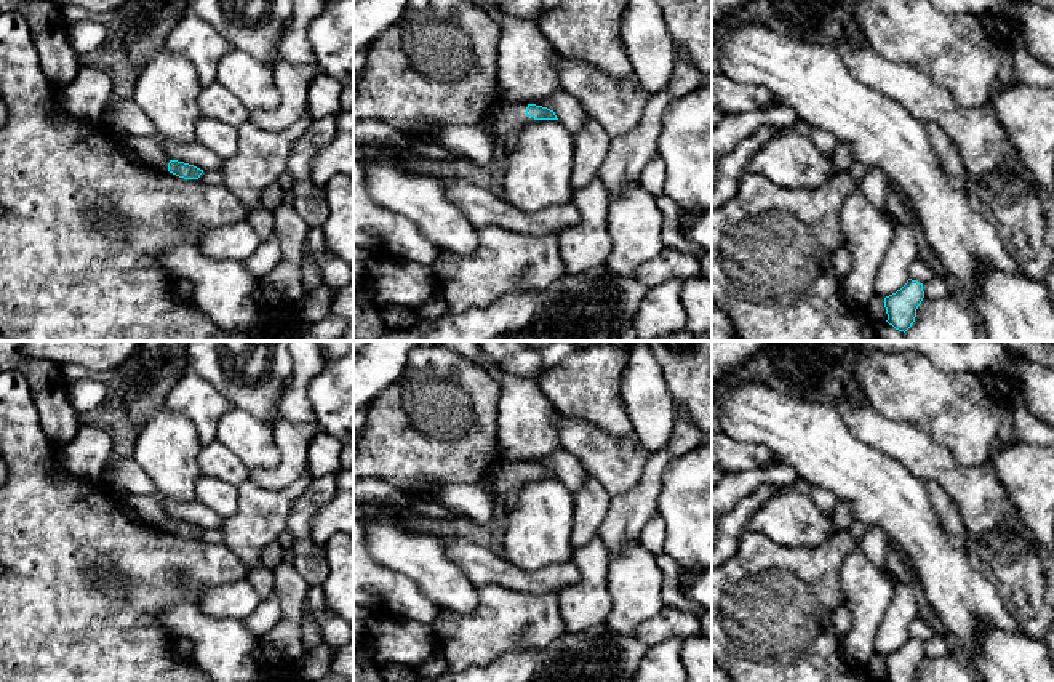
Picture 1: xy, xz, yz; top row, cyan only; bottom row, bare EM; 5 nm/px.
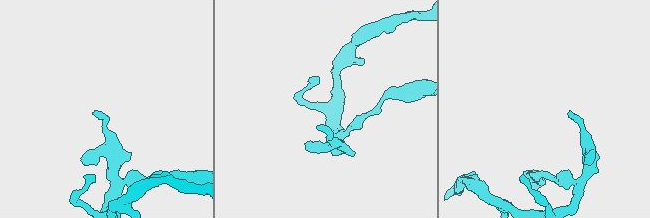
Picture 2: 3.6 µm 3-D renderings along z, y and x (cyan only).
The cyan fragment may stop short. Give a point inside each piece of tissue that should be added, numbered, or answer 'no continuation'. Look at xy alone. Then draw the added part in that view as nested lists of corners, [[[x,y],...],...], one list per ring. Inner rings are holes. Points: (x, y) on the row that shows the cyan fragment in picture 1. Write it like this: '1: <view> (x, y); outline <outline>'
1: xy (146, 151); outline [[[120,133],[118,136],[123,142],[125,152],[133,158],[133,162],[170,173],[168,163],[171,158],[158,141],[128,133]]]

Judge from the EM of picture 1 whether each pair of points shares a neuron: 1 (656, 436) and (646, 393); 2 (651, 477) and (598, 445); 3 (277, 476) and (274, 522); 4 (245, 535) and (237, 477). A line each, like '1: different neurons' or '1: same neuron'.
1: same neuron
2: different neurons
3: different neurons
4: different neurons

